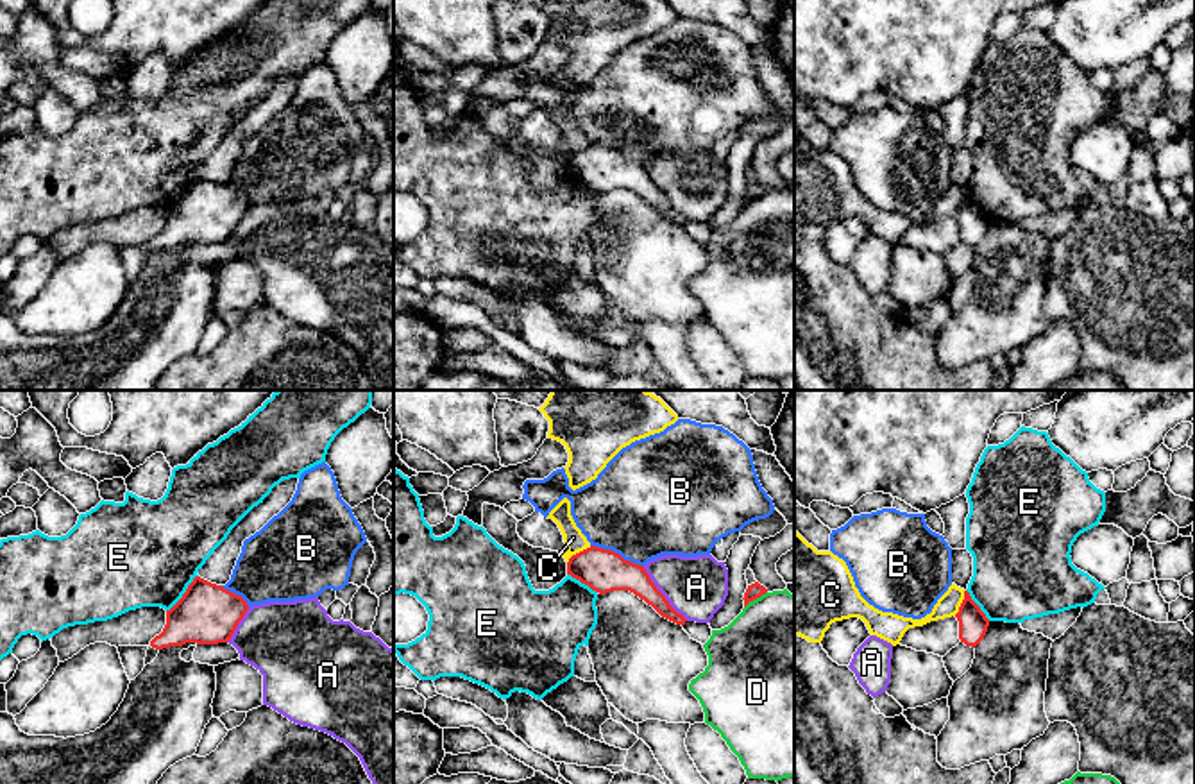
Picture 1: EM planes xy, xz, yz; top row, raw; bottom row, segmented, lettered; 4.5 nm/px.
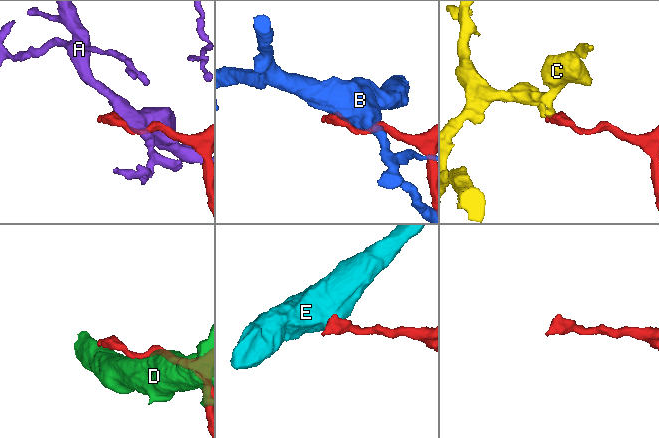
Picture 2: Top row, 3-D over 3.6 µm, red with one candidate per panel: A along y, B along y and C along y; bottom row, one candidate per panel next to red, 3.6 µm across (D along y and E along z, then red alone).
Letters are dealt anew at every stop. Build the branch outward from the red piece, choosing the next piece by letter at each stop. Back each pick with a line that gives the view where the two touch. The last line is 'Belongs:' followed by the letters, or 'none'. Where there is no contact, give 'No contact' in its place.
Belongs: none

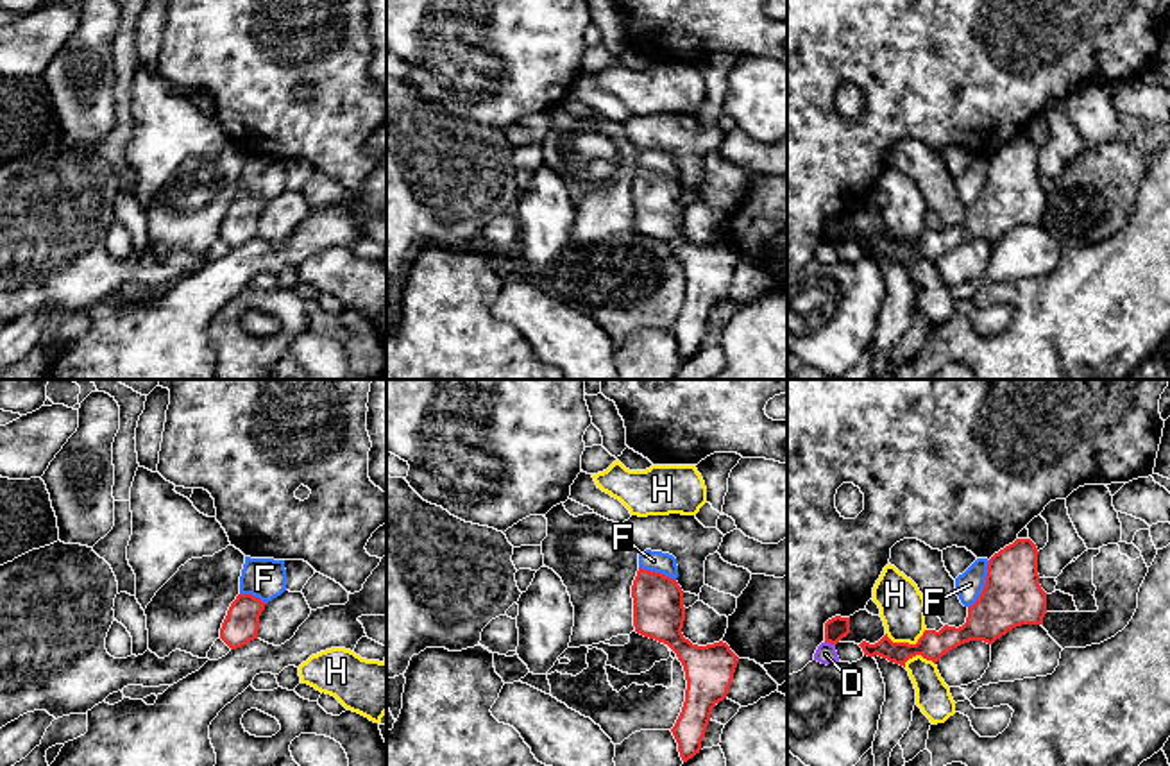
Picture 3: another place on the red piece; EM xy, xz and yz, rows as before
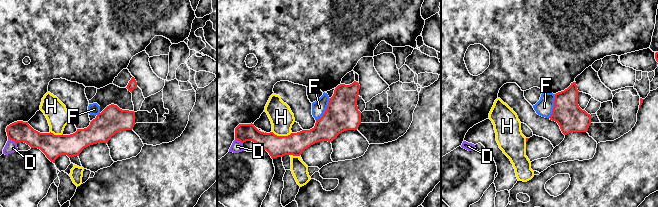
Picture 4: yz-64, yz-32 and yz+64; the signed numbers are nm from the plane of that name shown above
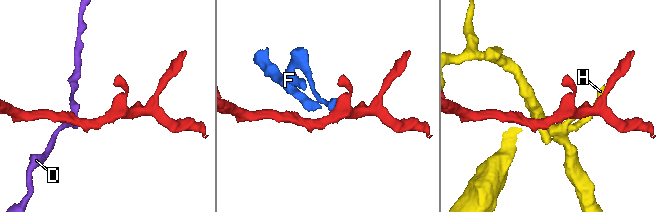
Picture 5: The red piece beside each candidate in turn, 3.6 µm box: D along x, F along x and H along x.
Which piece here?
Belongs: none

